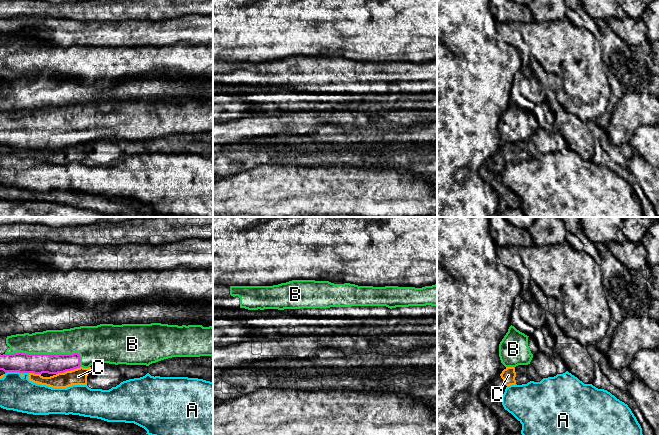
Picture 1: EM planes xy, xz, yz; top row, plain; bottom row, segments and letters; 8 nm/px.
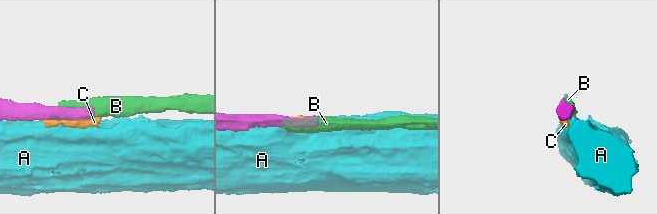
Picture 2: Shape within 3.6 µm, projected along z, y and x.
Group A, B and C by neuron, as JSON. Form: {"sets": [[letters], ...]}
{"sets": [["A"], ["B"], ["C"]]}

